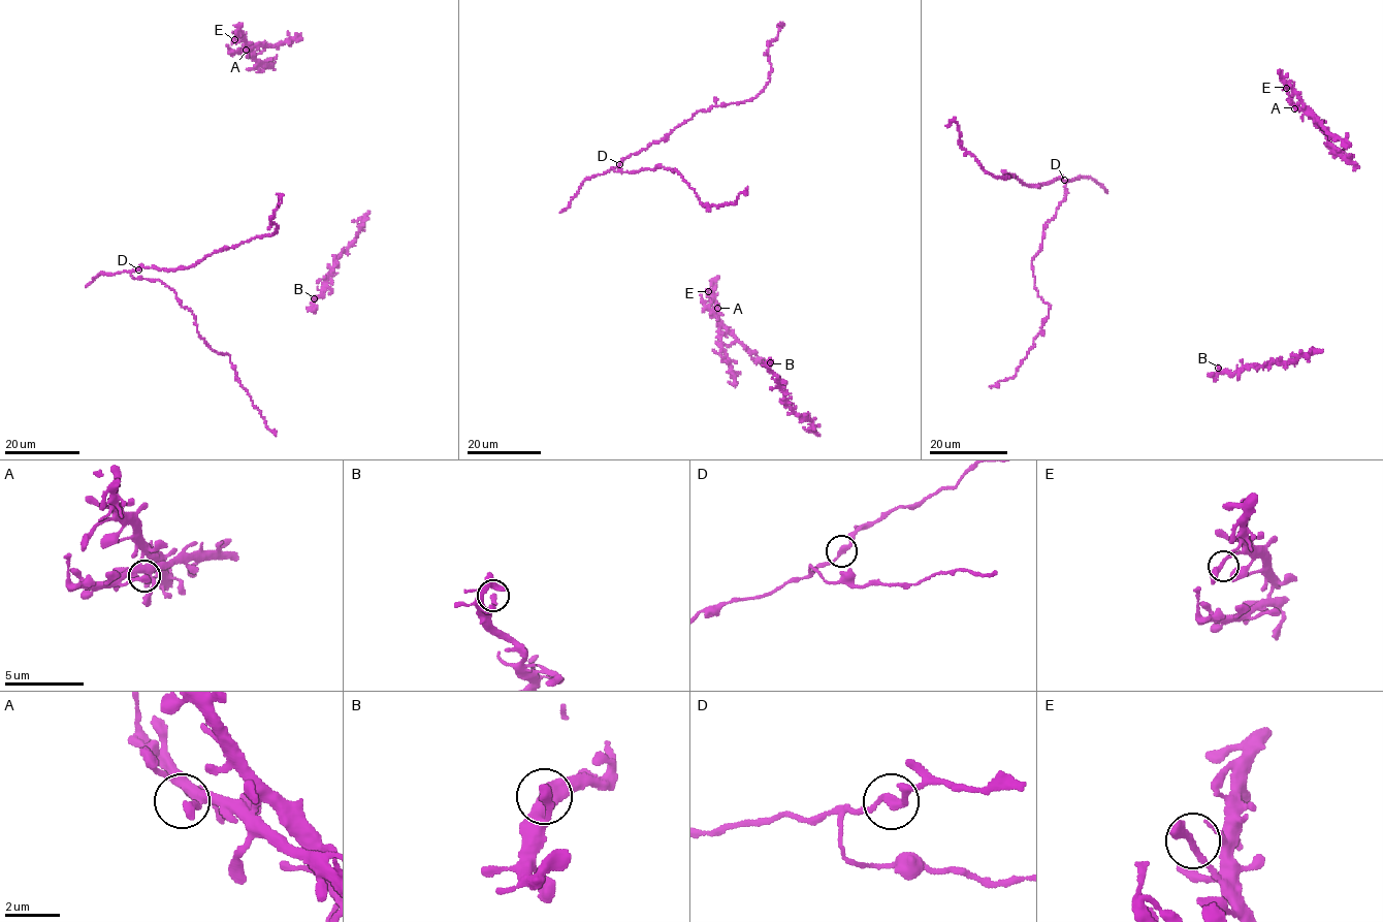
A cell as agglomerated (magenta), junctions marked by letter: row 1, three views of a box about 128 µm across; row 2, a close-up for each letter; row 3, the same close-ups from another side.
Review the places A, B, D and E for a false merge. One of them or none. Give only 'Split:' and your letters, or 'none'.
Split: none

